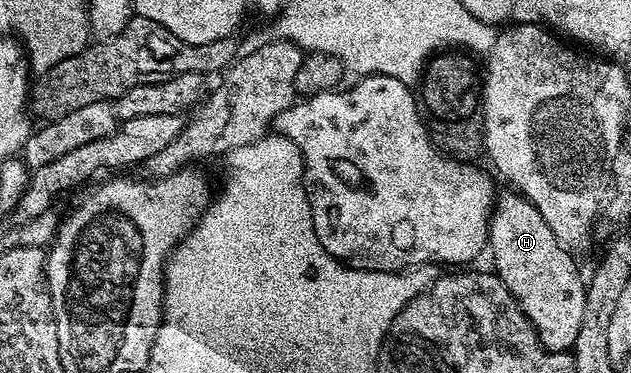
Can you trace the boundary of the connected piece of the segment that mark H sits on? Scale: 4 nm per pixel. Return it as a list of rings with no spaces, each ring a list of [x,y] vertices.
[[[509,192],[499,193],[490,216],[489,253],[494,253],[493,273],[512,292],[516,304],[524,312],[526,319],[537,332],[540,344],[546,350],[573,351],[576,335],[580,332],[580,320],[584,320],[584,304],[586,303],[587,283],[584,274],[578,271],[578,262],[573,253],[556,240],[552,228],[544,224],[544,216],[529,202],[524,194]]]

